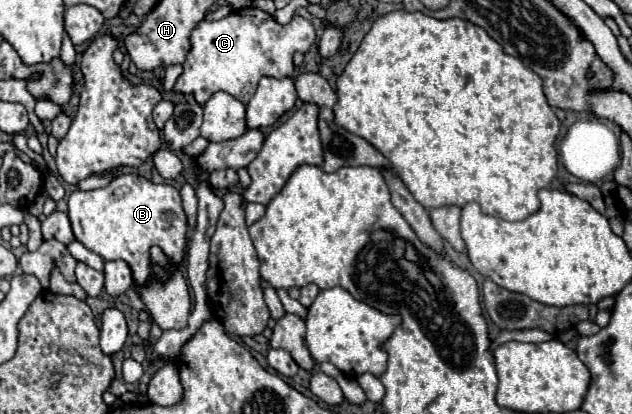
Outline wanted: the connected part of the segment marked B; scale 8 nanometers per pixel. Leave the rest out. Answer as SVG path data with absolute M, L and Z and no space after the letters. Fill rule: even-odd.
M123 174L119 178L113 178L105 188L99 188L99 190L89 190L89 192L75 190L70 195L67 204L67 216L71 220L75 238L83 246L87 246L91 252L99 254L103 260L127 262L133 272L135 282L149 282L149 278L157 282L167 282L171 276L171 270L177 268L185 258L187 232L189 232L187 214L183 212L179 190L169 184L153 184L151 180L145 180L137 174ZM151 246L159 246L165 252L165 256L169 258L169 268L155 268L155 264L151 264L151 256L149 256Z

